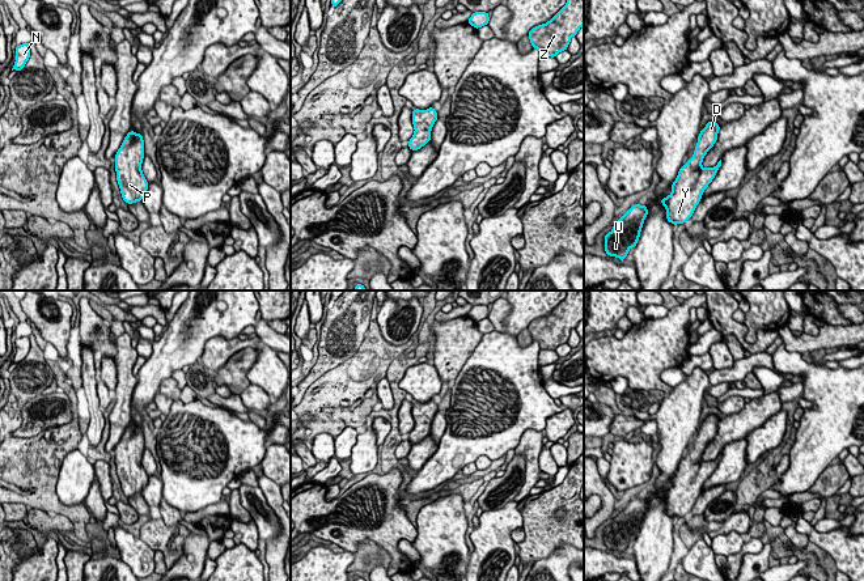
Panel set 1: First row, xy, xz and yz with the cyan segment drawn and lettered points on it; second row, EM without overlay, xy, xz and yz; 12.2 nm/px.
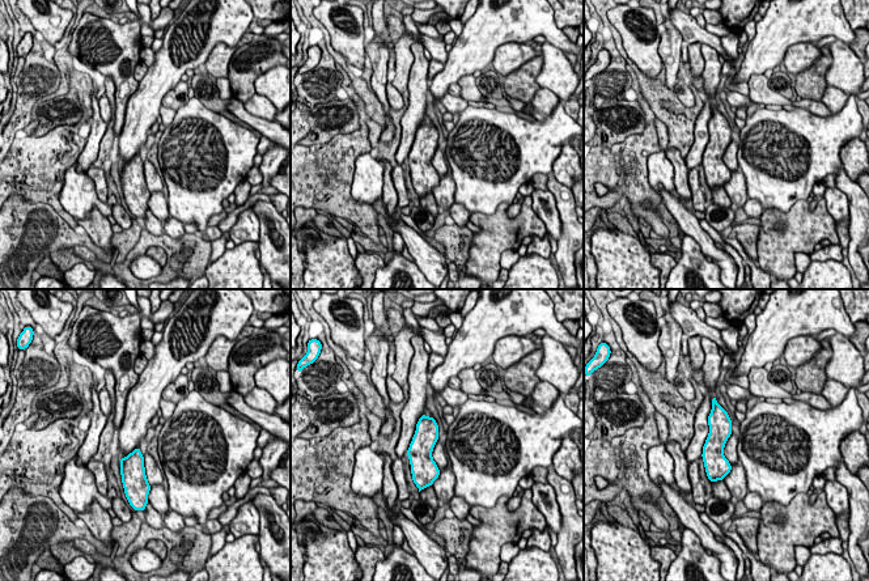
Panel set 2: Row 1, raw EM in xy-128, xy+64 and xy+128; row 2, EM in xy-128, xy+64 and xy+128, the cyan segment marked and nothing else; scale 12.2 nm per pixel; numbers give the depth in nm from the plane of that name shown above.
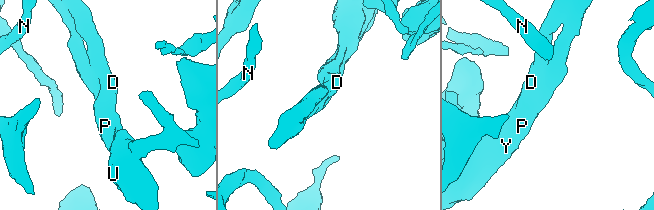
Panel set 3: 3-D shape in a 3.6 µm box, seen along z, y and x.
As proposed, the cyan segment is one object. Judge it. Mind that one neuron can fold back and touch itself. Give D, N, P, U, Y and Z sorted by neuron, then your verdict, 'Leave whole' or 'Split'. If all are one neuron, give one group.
Groups: D N P U Y Z. Leave whole

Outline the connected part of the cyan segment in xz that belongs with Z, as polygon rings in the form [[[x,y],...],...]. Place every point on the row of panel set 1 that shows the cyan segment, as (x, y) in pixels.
[[[567,0],[549,22],[534,26],[528,37],[531,47],[539,50],[541,56],[555,58],[566,51],[571,38],[584,26],[584,0]]]

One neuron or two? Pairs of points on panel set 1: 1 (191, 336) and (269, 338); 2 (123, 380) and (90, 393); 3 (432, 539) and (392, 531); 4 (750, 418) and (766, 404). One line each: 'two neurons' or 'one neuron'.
1: one neuron
2: two neurons
3: two neurons
4: one neuron

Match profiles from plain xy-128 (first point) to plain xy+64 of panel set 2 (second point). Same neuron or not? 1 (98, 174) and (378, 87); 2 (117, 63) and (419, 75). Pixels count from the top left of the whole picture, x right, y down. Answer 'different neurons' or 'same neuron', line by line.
1: same neuron
2: same neuron

